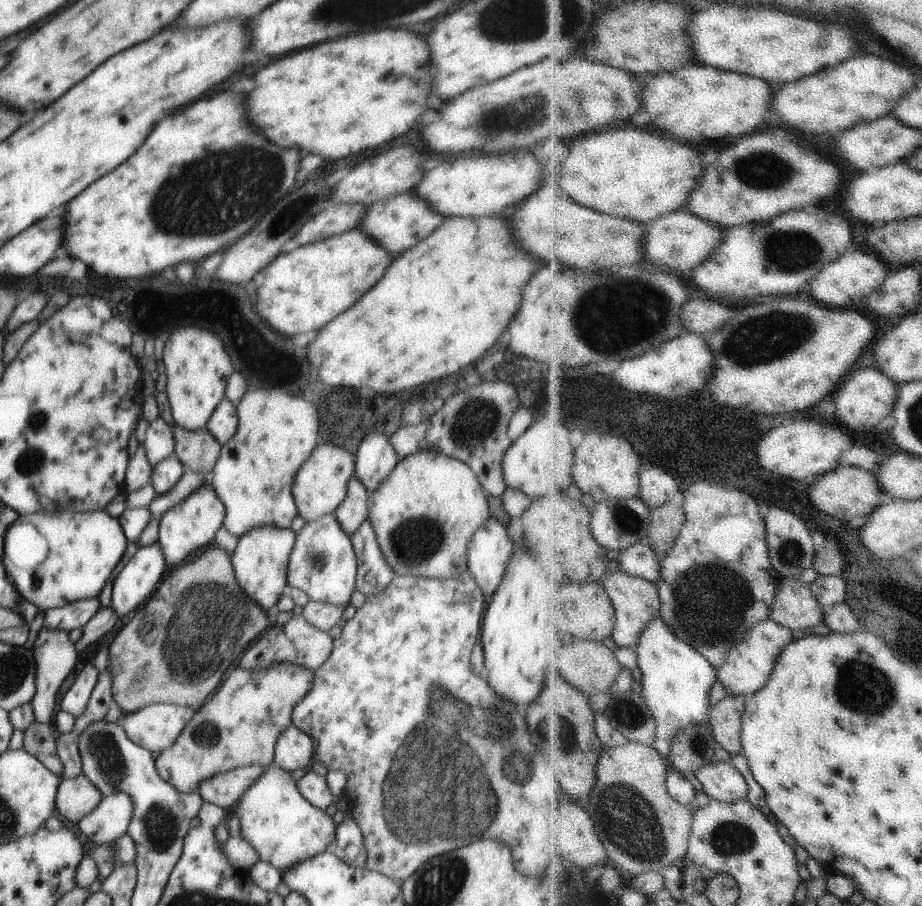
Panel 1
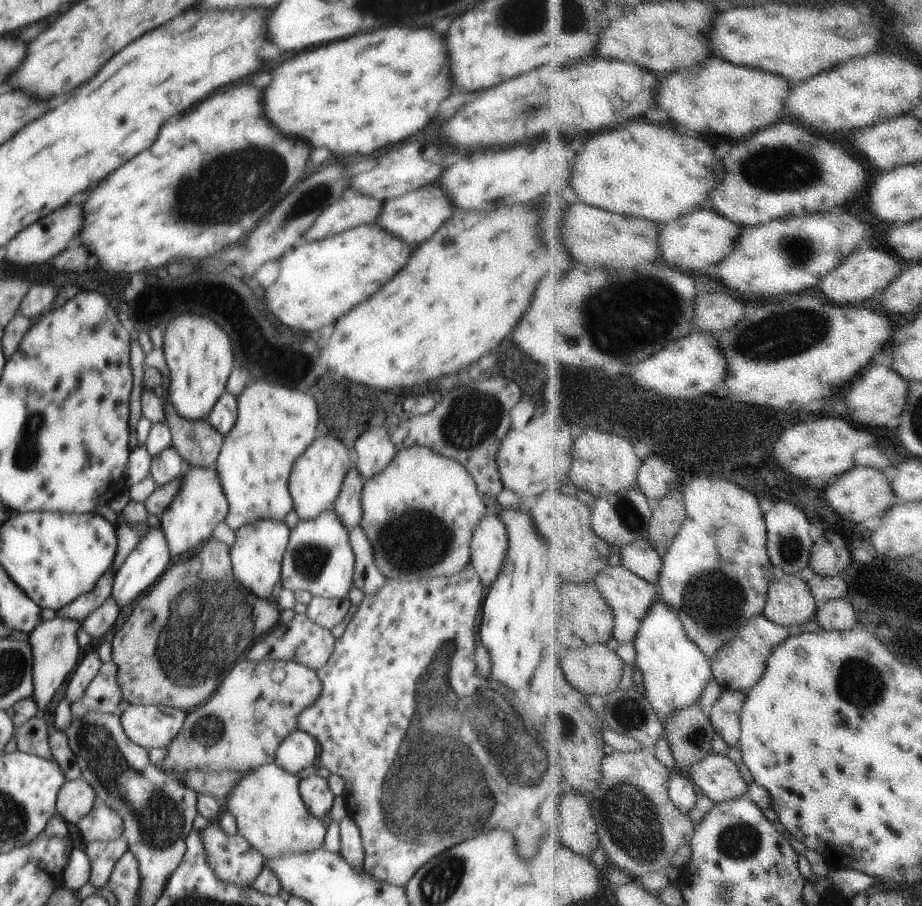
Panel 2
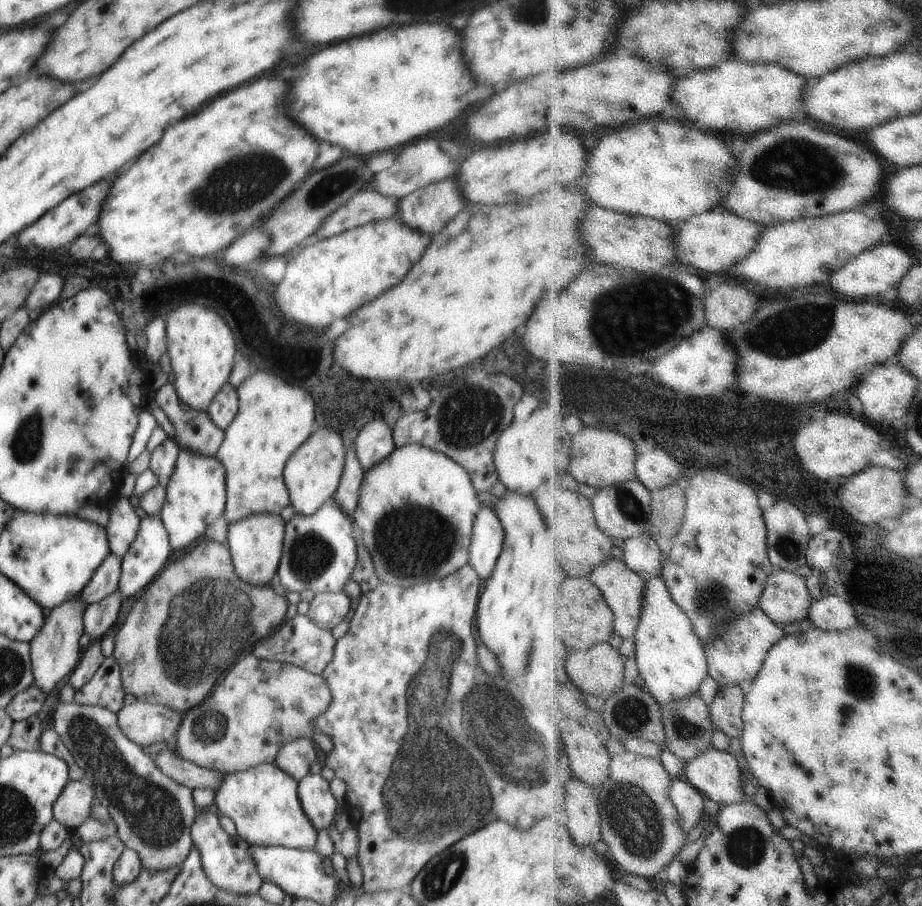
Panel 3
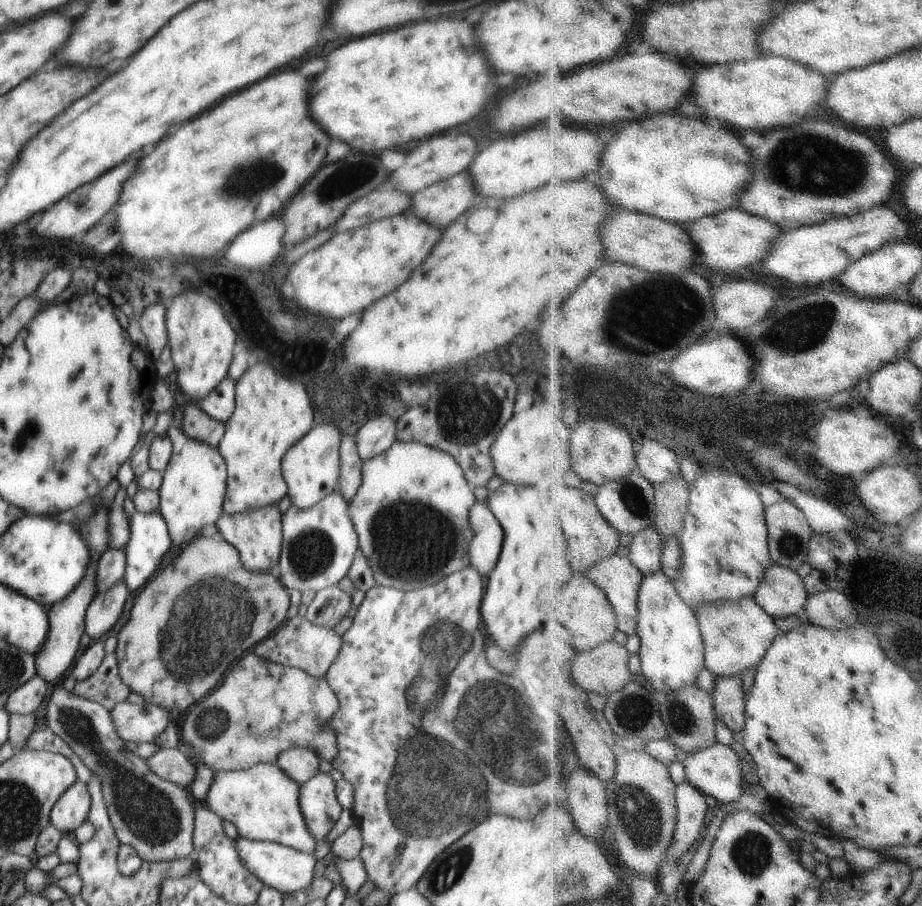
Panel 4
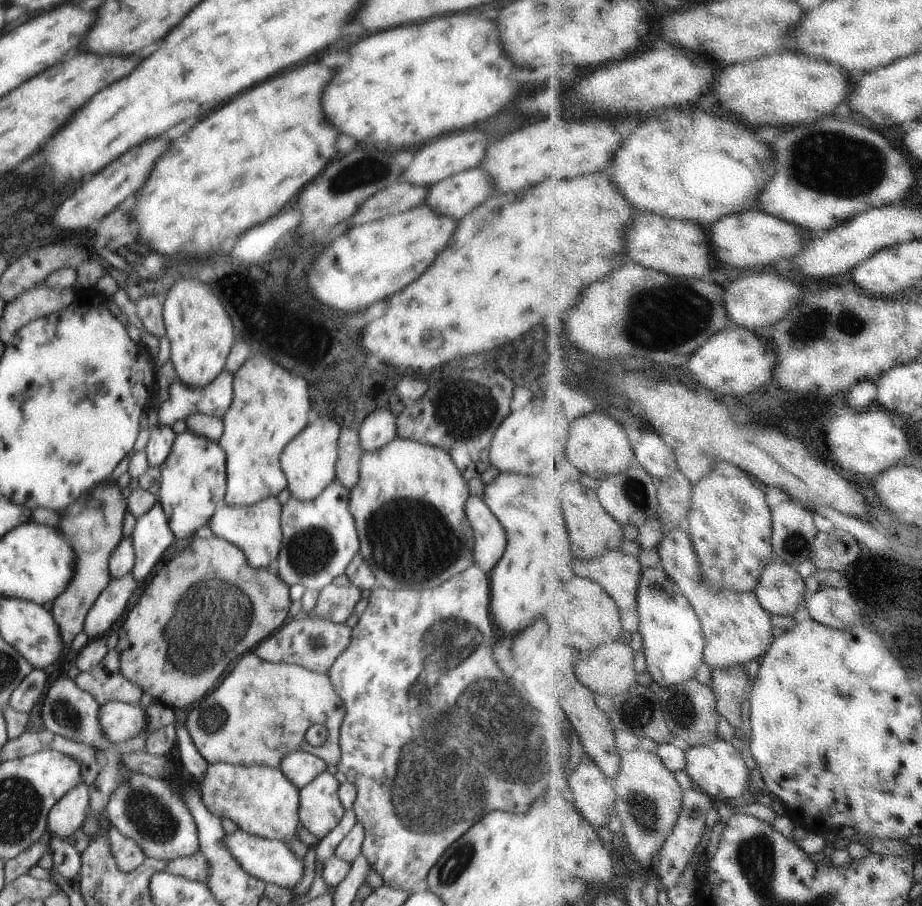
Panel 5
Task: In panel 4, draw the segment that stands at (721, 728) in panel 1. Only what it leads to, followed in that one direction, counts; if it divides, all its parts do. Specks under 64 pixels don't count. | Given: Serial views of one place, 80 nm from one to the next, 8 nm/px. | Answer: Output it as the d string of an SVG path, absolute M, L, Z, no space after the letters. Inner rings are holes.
M720 677L714 692L716 714L734 732L745 732L747 728L747 704L744 680L736 677Z

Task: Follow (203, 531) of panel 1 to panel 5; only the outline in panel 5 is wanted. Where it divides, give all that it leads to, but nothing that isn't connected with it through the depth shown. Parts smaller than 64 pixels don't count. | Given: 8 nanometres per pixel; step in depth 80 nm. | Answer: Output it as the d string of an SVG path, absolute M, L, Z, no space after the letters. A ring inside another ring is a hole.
M192 431L177 433L168 458L159 466L161 485L158 500L178 540L190 540L195 530L207 524L227 489L226 453L219 441Z

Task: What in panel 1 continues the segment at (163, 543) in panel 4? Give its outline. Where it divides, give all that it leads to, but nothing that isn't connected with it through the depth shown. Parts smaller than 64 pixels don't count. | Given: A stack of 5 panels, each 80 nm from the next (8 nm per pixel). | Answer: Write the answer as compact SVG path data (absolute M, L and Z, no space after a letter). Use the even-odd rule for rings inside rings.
M157 540L150 546L139 544L134 556L114 579L110 606L119 617L136 610L154 594L166 566L162 547Z

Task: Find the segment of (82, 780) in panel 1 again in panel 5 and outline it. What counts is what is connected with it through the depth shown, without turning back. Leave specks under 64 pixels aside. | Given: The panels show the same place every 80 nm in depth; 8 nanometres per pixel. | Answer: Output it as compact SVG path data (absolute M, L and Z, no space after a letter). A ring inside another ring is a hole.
M82 782L67 792L50 809L47 816L47 832L60 838L71 839L90 814L89 785Z

